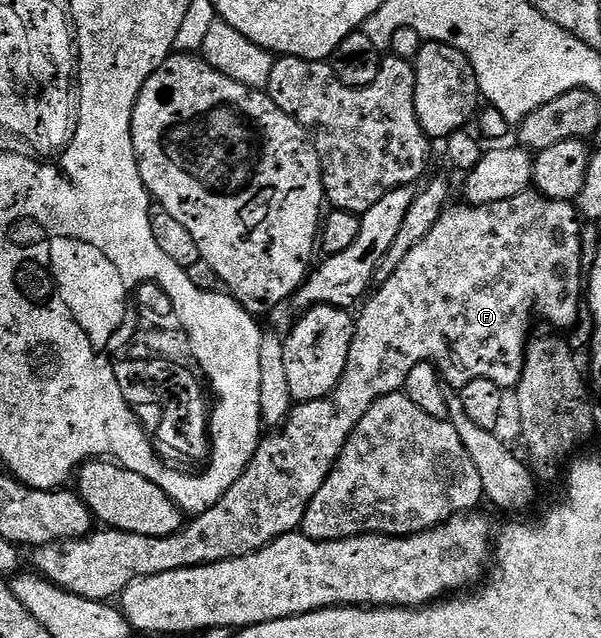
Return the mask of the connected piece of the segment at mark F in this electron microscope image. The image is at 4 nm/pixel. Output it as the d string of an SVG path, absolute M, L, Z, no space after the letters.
M535 191L523 193L514 199L502 199L502 203L490 203L489 205L459 204L453 204L445 209L443 215L438 219L438 223L434 223L434 227L430 227L430 235L426 235L426 239L422 239L422 243L418 243L418 247L414 247L414 251L410 251L410 255L406 255L406 259L402 259L402 263L398 263L398 271L394 271L394 275L390 275L390 279L386 279L386 283L379 285L375 292L363 302L362 308L359 310L361 313L358 313L358 320L356 322L356 334L350 343L350 359L346 359L346 371L342 375L338 387L334 387L334 391L330 391L330 395L326 395L322 399L314 399L313 401L297 404L293 408L292 414L289 415L288 420L284 422L282 432L269 432L261 440L259 447L254 451L254 455L246 467L246 471L242 471L242 475L234 483L234 487L230 487L230 491L226 491L226 495L222 495L222 499L218 499L218 503L214 503L214 507L210 507L205 513L195 514L185 524L184 528L179 529L174 535L166 535L165 537L134 535L126 531L104 527L99 530L101 533L93 531L86 537L68 537L65 541L55 541L49 545L38 545L31 550L33 565L31 568L37 574L47 577L59 589L66 590L67 593L73 593L91 601L108 603L113 599L119 598L124 589L130 587L137 577L163 575L166 572L178 571L182 568L194 568L196 565L214 564L216 561L226 561L234 557L248 556L262 548L266 548L268 544L274 543L280 536L297 532L303 526L308 505L314 499L314 495L318 495L318 487L322 487L322 483L330 475L330 471L334 467L342 447L346 447L354 427L358 427L358 423L362 423L362 415L366 415L366 411L370 411L370 407L374 407L374 403L378 399L382 399L391 393L401 392L406 383L406 375L410 375L410 370L418 367L418 363L431 361L439 369L441 378L457 391L474 379L490 379L490 383L498 383L498 387L502 387L506 391L515 390L516 384L519 383L520 376L522 375L524 350L527 349L530 334L533 332L533 330L531 331L531 313L536 309L537 315L545 317L556 328L553 329L556 331L564 331L560 329L570 328L579 319L580 309L582 313L582 282L580 280L579 265L582 221L573 202L552 201L549 197L544 197L541 193Z

